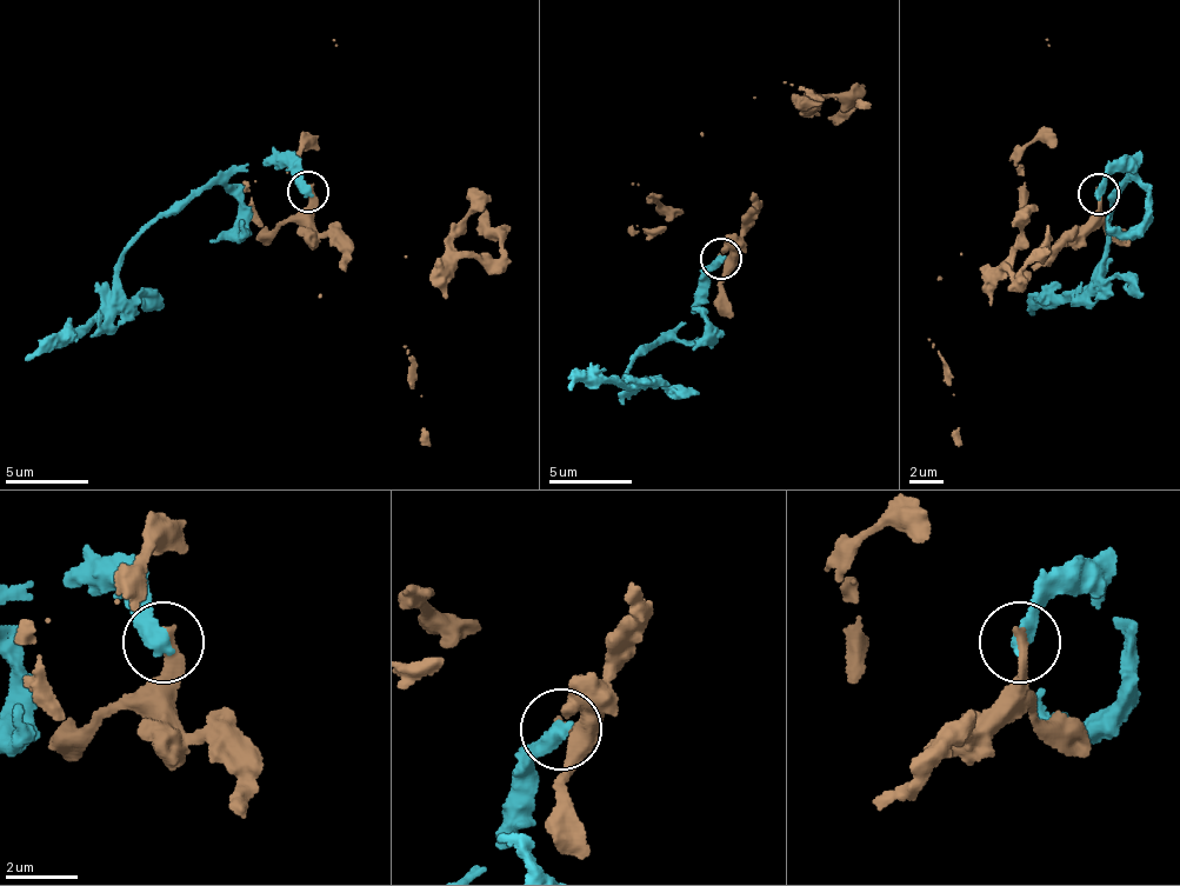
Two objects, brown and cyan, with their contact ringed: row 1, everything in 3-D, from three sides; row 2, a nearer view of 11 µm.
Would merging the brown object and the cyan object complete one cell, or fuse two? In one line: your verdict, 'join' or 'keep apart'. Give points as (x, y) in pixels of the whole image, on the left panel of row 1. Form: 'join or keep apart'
keep apart

